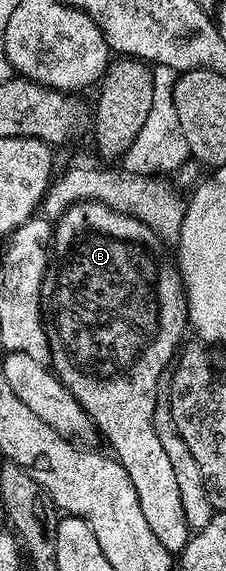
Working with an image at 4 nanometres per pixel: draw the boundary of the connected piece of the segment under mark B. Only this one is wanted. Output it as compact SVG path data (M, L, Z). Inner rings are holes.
M99 201L73 202L64 208L64 212L60 214L54 223L48 271L44 275L44 280L40 282L40 306L48 322L46 330L48 333L51 370L56 378L60 380L62 386L80 402L82 409L86 409L86 413L92 418L93 428L99 434L101 431L108 438L109 445L113 447L111 450L114 452L114 457L123 465L126 473L130 473L130 481L134 481L134 489L138 493L142 513L145 515L150 529L154 529L154 537L158 537L158 541L162 541L162 545L166 545L168 551L178 553L189 541L190 528L186 521L186 513L182 510L182 493L178 493L178 481L174 478L174 465L170 465L170 457L166 457L166 449L162 449L162 445L158 441L158 433L152 424L158 402L156 390L160 387L160 378L164 375L164 366L168 362L169 366L177 358L178 348L185 338L185 336L183 337L184 330L187 332L190 327L184 282L180 276L180 268L174 262L169 248L165 246L160 236L152 228L134 217L124 215L121 211L114 211L111 207Z

